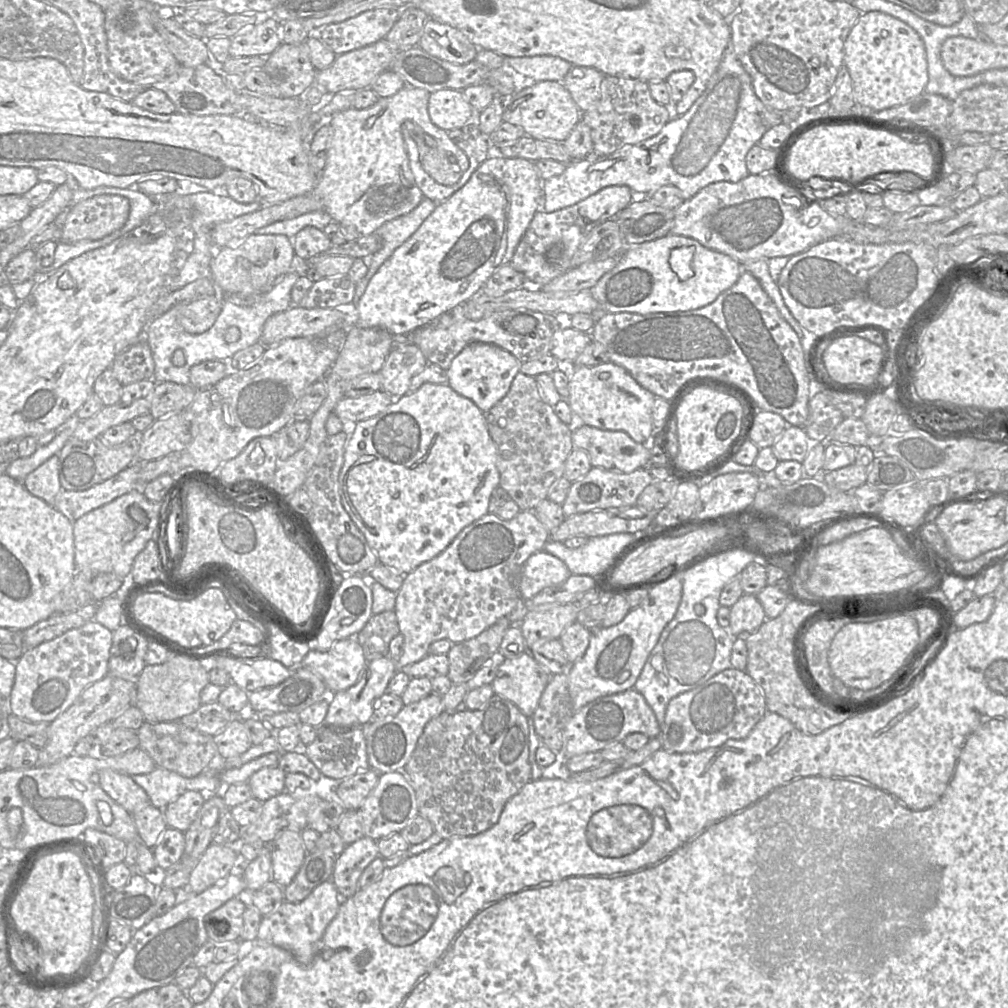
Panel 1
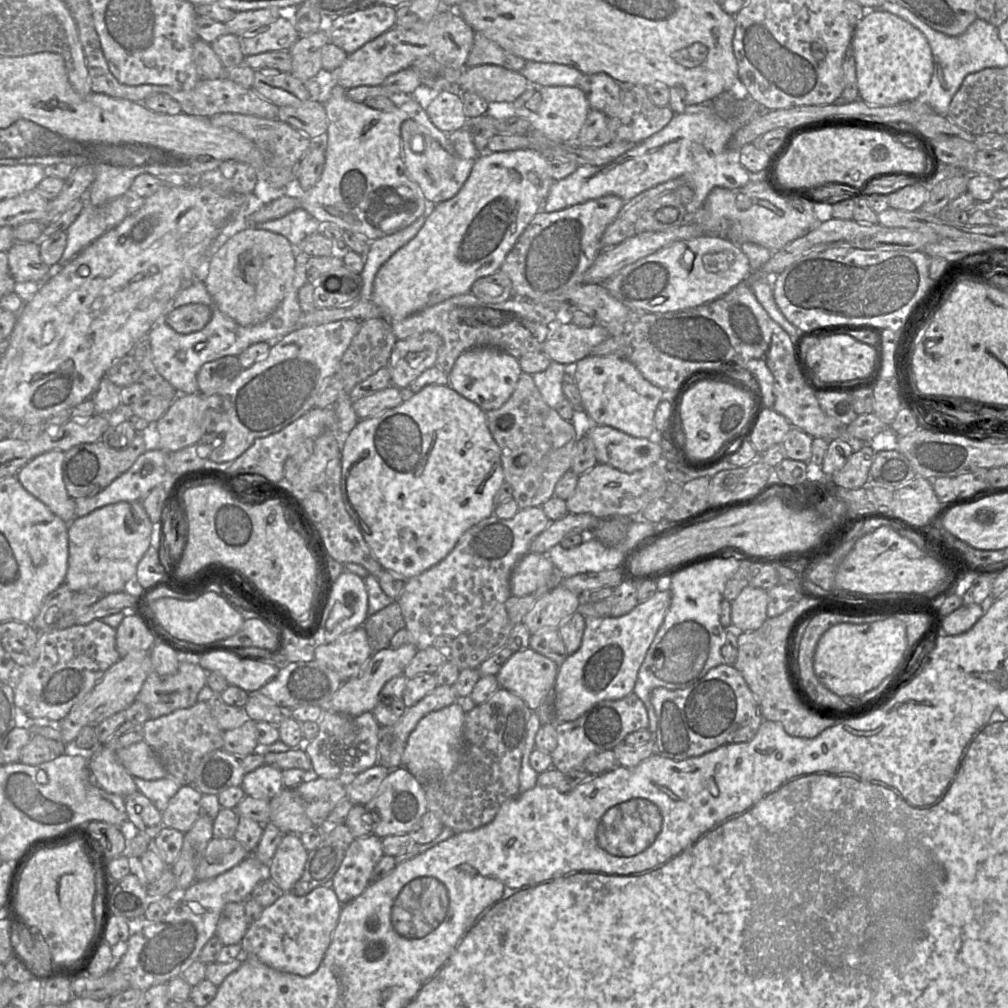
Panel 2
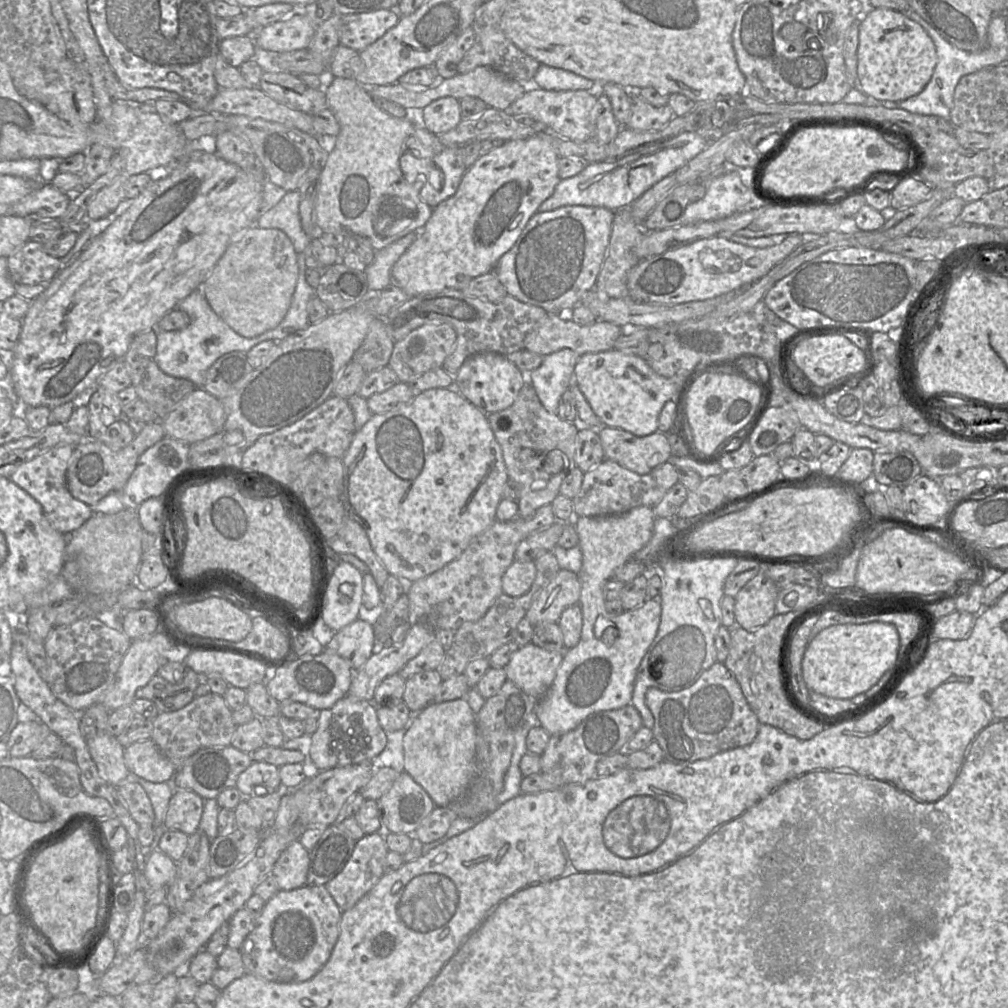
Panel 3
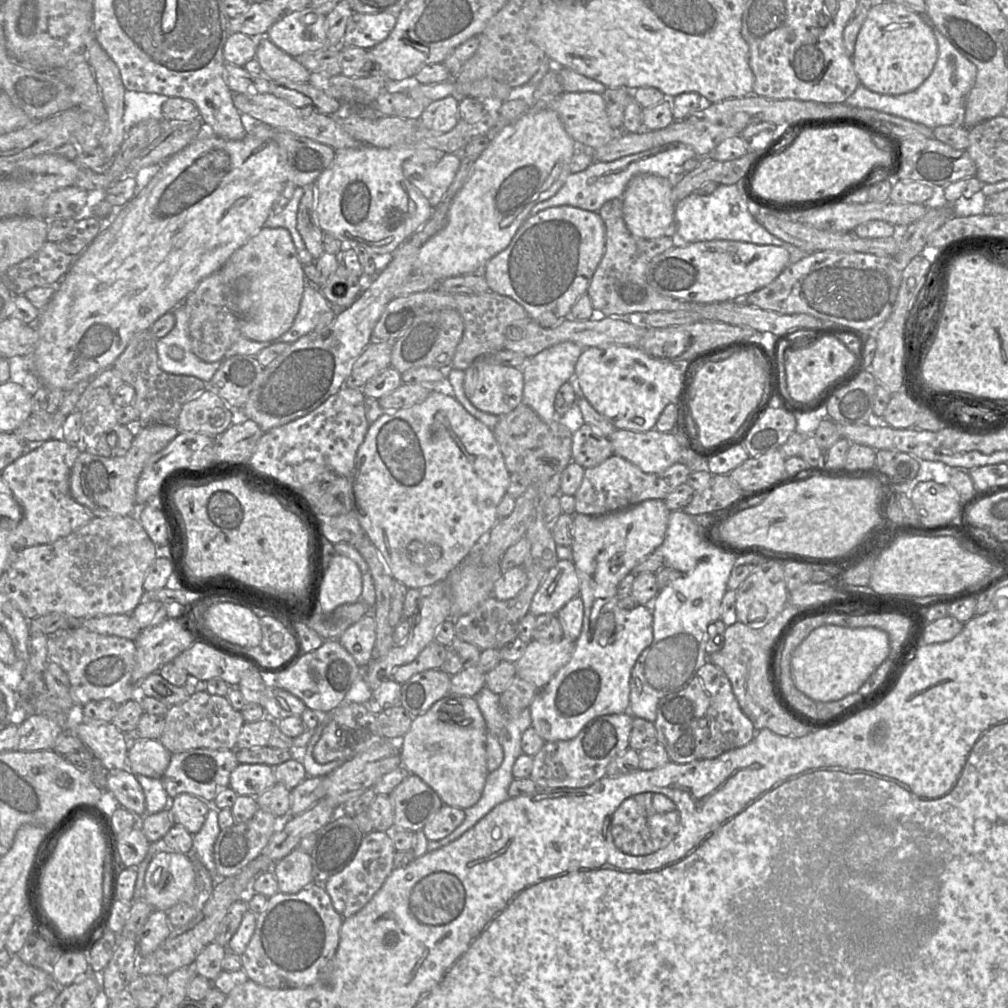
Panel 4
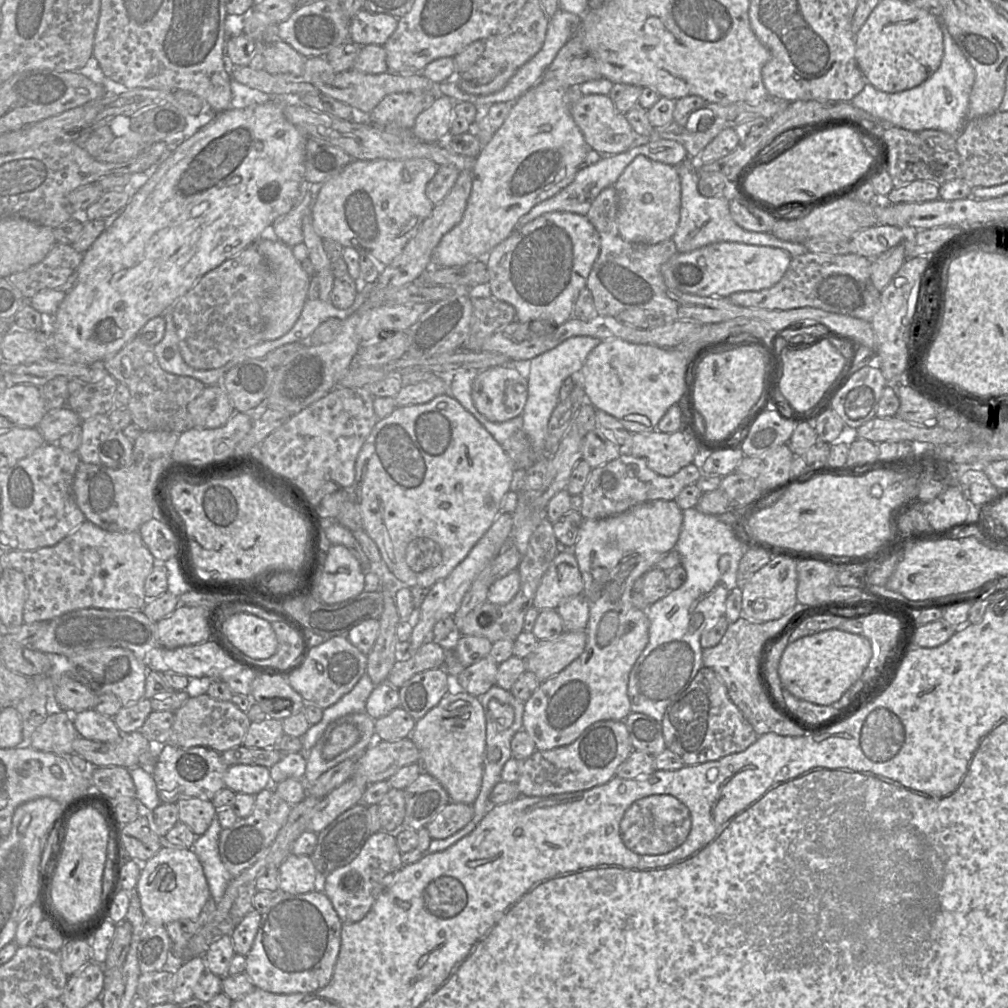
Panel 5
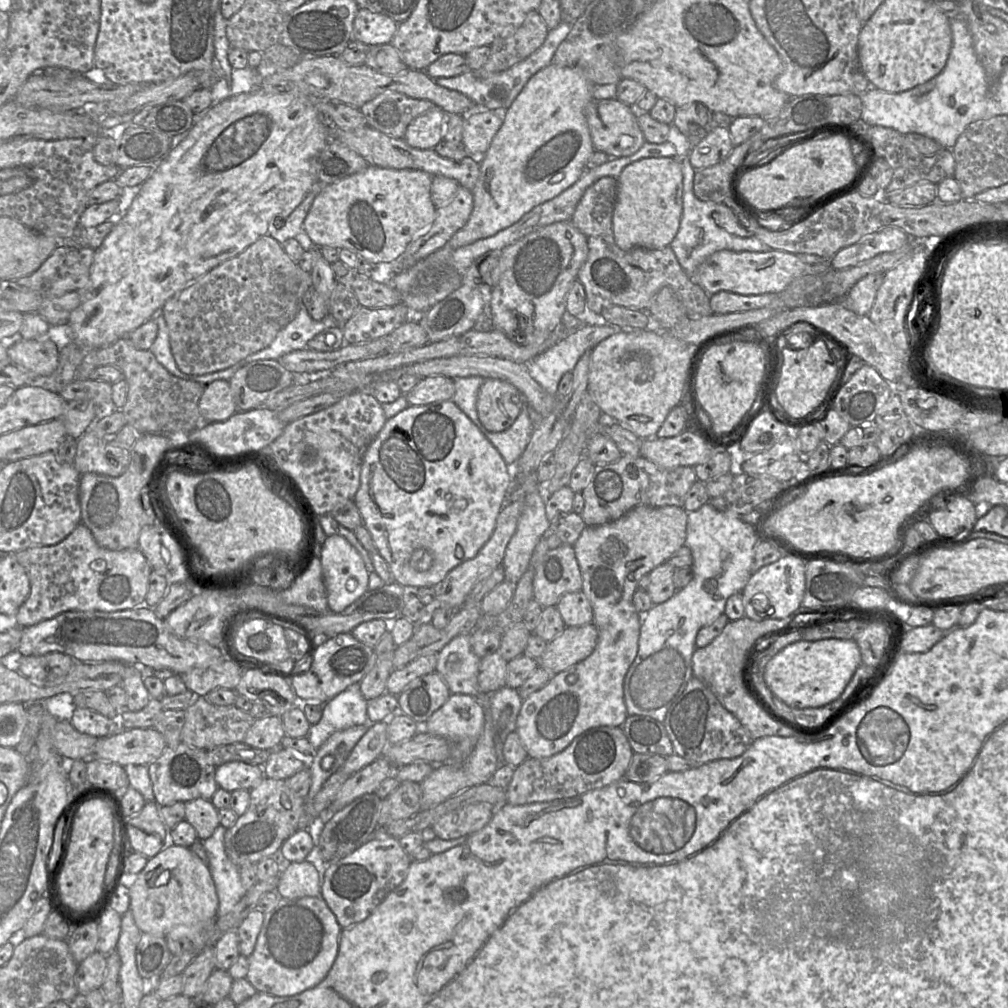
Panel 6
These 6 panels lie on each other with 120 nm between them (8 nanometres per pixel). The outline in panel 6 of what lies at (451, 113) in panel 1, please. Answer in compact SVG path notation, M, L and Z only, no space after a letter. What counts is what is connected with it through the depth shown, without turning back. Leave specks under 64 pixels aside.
M433 107L408 125L403 139L413 148L434 149L443 140L447 116L440 108Z

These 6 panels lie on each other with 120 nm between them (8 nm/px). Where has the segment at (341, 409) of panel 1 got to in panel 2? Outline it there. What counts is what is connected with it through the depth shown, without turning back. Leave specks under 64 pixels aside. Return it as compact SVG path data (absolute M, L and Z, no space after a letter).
M390 385L370 396L353 401L353 409L359 420L362 420L396 408L404 400L405 392Z

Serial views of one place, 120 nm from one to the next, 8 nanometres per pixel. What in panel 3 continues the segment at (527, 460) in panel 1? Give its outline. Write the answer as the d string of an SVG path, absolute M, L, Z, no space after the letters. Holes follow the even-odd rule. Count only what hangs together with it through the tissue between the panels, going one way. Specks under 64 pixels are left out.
M528 381L510 407L487 414L487 418L495 438L501 446L508 477L520 486L517 517L528 519L540 507L552 503L560 494L561 483L576 467L574 458L579 430L572 422L560 419L556 413L548 412L542 405L534 387ZM553 450L561 451L566 456L563 470L557 474L549 474L544 470L544 466L542 467L545 457Z

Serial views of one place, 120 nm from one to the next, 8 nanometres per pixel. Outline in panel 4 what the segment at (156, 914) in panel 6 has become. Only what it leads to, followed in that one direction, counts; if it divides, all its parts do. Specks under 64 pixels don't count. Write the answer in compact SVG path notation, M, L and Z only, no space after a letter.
M163 847L157 850L144 878L145 900L153 909L167 911L194 897L196 878L192 856Z

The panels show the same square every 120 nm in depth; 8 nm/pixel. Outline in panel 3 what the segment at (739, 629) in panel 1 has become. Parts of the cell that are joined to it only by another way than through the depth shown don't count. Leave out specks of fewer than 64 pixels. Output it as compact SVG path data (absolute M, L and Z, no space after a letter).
M759 572L734 597L736 625L745 630L765 625L776 614L778 592L775 583L764 572Z

